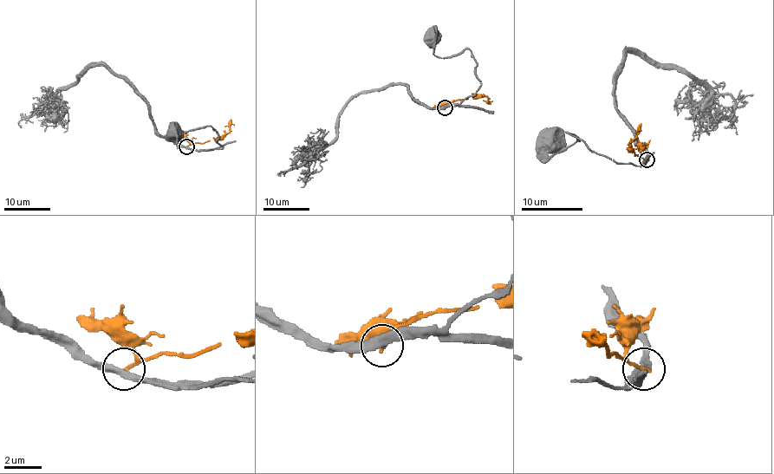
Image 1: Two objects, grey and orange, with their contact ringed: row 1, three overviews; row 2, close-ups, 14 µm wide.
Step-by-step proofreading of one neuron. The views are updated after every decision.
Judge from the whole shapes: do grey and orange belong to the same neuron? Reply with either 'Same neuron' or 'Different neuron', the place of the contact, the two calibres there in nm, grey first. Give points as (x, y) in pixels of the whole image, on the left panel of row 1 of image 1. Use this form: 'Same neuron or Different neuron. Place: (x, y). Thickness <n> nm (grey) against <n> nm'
Different neuron. Place: (186, 146). Thickness 400 nm (grey) against 180 nm

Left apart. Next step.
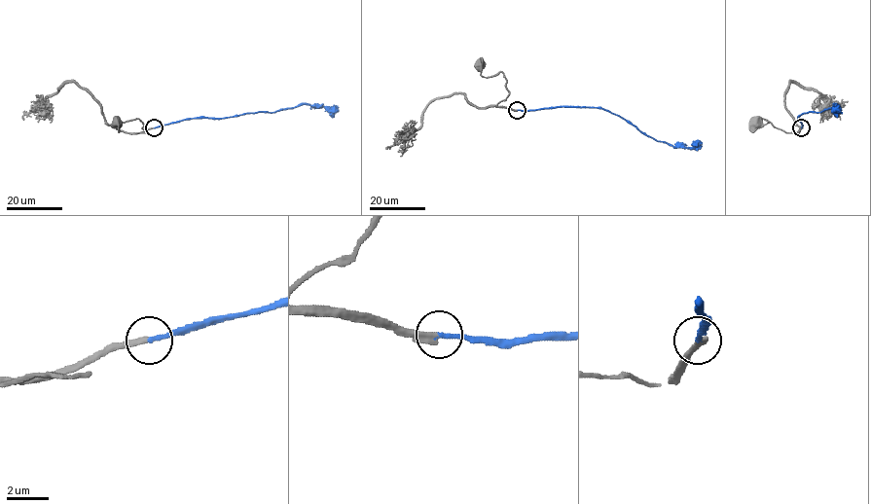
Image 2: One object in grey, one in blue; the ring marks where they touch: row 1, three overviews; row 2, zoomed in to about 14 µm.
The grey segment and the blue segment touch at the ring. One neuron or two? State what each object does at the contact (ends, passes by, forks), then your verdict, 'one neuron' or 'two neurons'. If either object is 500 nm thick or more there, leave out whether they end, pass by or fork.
grey ends; blue ends; one neuron

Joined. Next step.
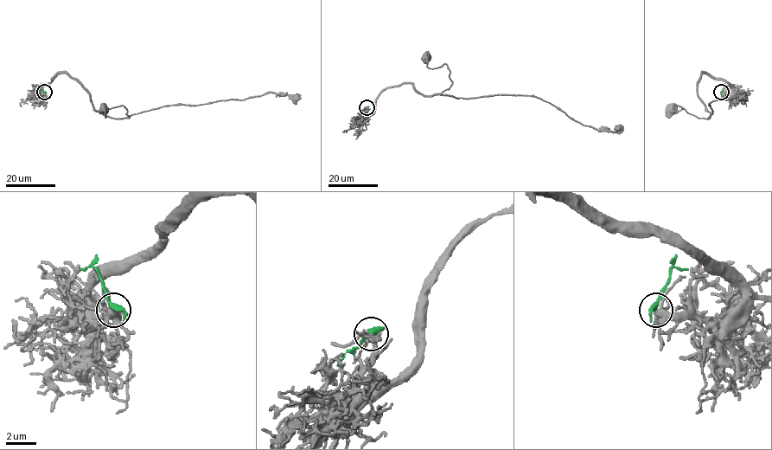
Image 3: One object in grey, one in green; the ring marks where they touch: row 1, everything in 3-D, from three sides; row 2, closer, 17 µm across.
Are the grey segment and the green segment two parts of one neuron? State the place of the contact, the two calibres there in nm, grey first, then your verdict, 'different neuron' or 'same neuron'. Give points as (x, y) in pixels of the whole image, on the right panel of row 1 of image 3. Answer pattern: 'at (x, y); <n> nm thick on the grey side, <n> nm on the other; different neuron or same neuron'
at (721, 92); 320 nm thick on the grey side, 320 nm on the other; same neuron

